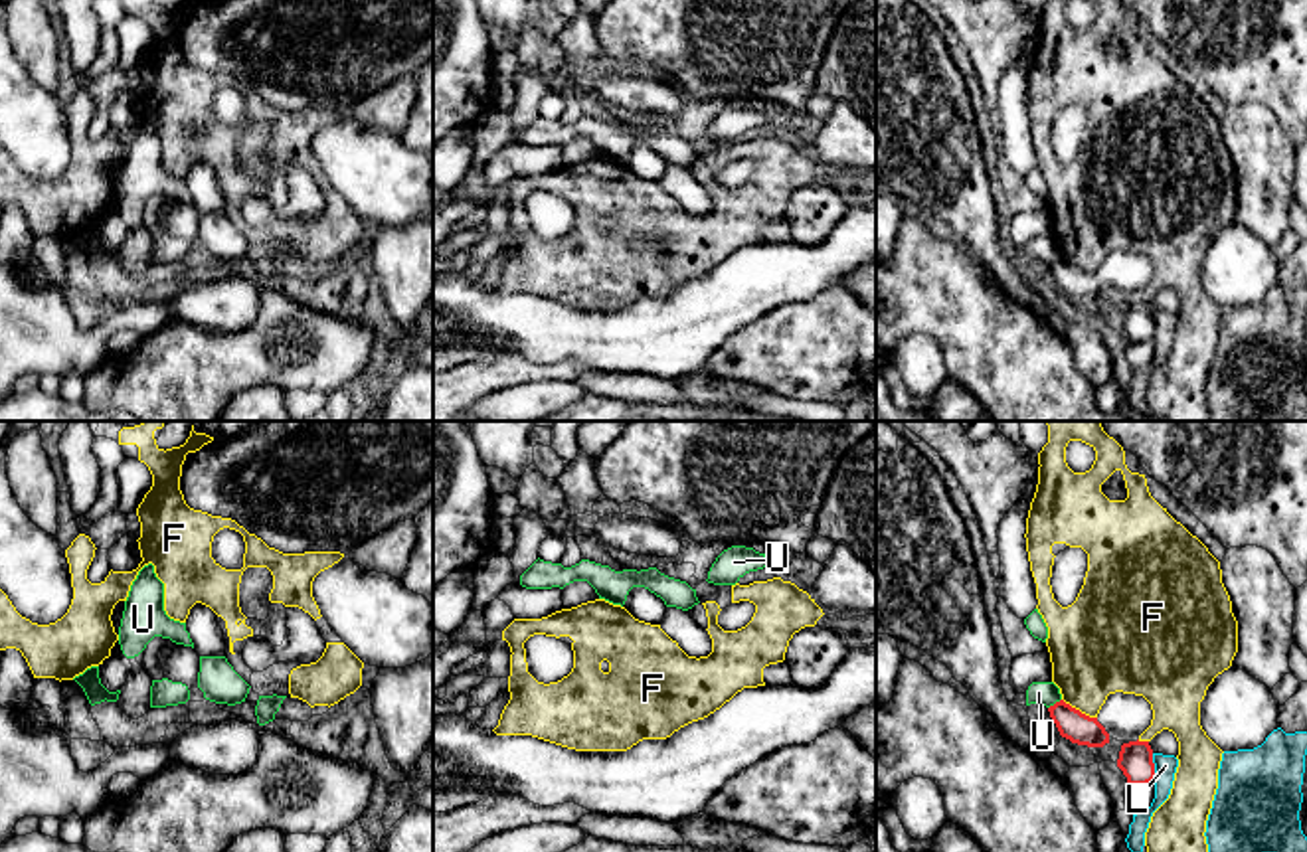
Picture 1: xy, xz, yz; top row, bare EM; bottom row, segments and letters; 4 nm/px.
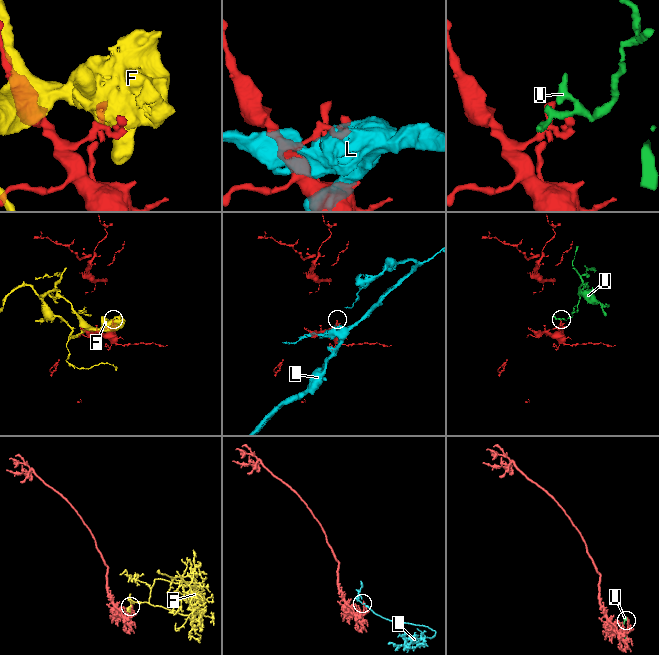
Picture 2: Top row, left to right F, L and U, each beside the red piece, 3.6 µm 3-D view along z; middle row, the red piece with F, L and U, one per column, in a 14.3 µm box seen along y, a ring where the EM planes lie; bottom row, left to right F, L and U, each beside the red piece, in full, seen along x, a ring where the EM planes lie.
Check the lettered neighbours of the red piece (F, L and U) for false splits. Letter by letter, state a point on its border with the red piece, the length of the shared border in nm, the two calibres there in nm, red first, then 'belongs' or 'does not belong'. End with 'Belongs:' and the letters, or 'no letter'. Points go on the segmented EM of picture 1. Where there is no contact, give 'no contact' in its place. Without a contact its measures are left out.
F: yz (1078, 710) | 170 nm | 120/360 nm | does not belong
L: yz (1153, 767) | 120 nm | 140/100 nm | does not belong
U: yz (1056, 702) | 70 nm | 120/100 nm | does not belong
Belongs: no letter

